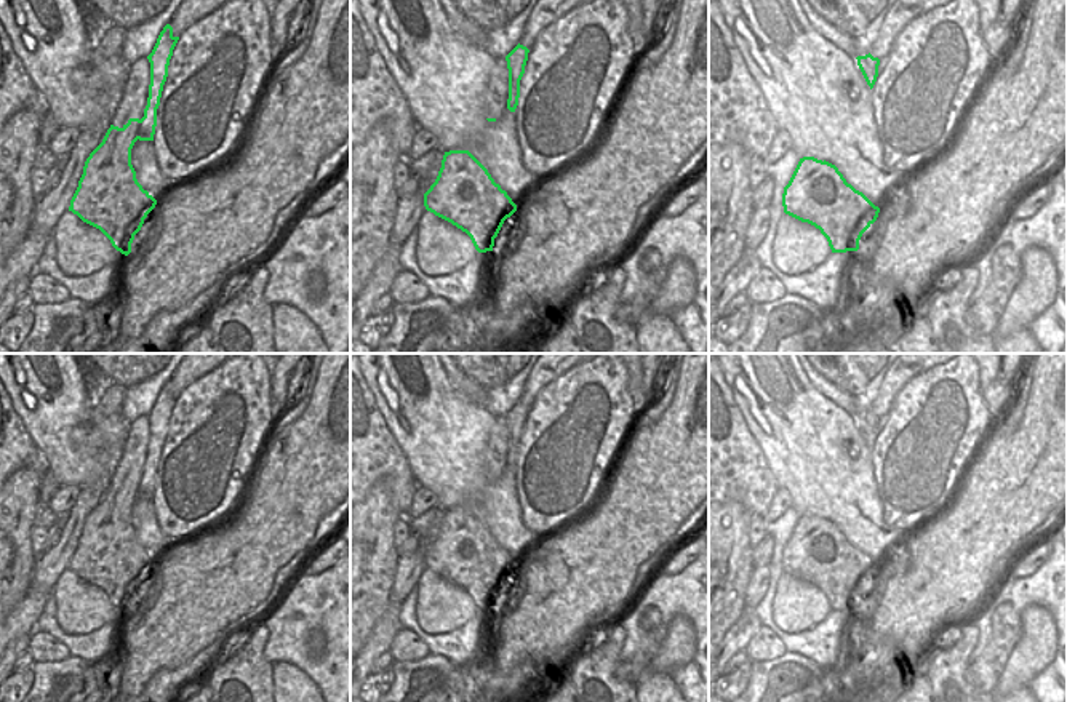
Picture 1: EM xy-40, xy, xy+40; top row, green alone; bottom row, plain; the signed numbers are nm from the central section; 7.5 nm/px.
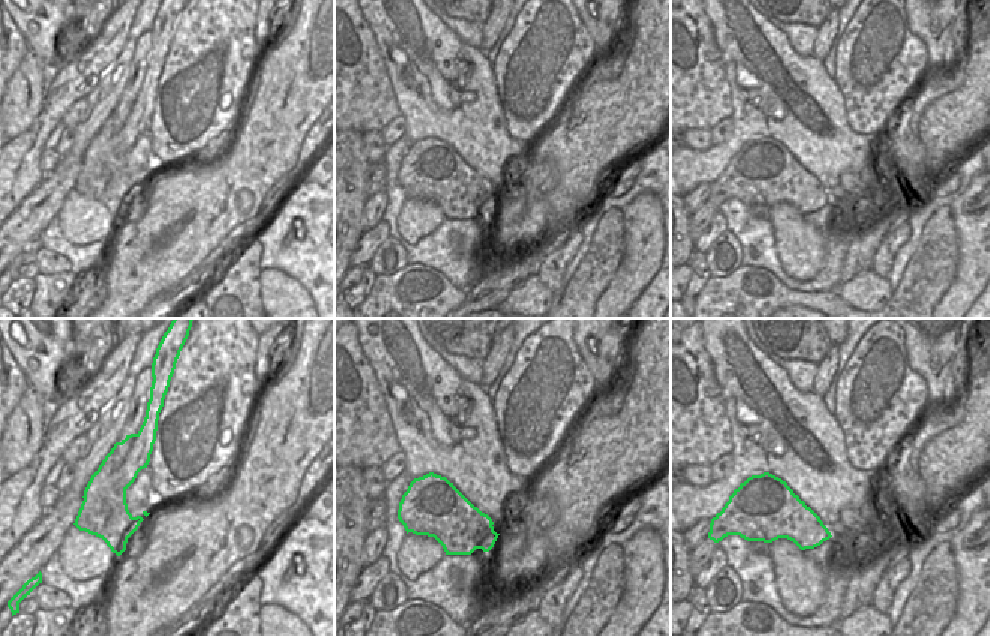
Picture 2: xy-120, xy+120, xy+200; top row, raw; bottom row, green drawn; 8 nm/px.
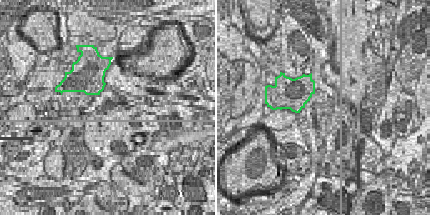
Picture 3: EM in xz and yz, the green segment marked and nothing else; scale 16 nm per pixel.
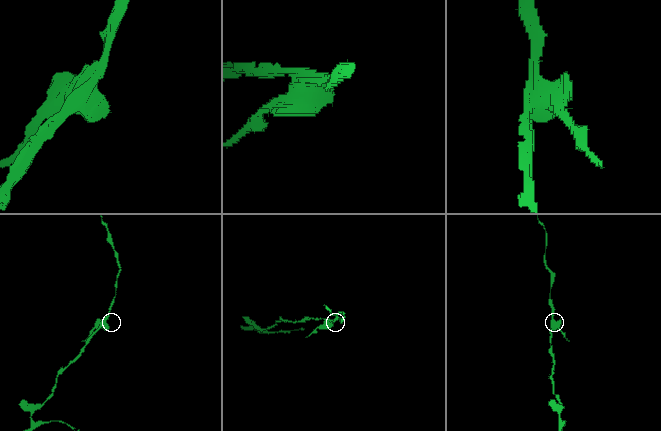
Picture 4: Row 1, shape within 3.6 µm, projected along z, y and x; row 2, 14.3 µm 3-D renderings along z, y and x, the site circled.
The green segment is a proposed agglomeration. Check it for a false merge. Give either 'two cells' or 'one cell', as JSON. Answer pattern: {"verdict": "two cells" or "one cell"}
{"verdict": "two cells"}

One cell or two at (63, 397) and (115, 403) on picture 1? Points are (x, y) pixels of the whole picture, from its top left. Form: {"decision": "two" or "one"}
{"decision": "two"}

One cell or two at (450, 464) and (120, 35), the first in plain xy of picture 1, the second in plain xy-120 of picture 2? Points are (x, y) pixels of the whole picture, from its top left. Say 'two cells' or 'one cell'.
two cells

